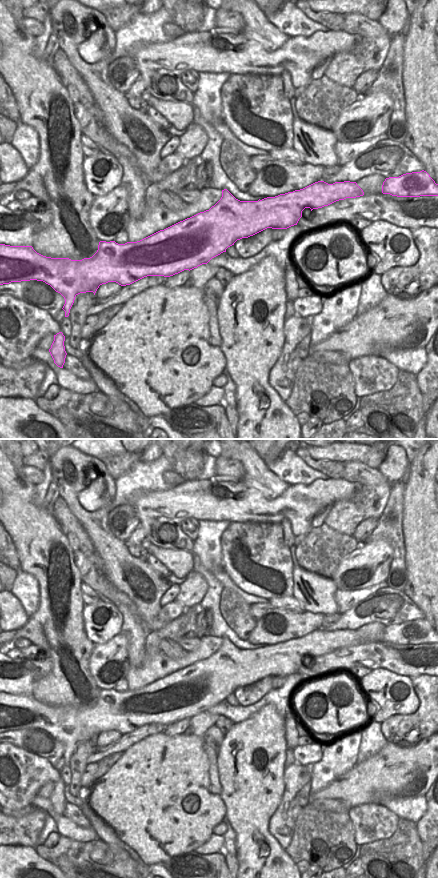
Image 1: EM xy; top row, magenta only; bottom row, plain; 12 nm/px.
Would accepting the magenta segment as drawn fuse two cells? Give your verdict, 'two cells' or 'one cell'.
one cell

